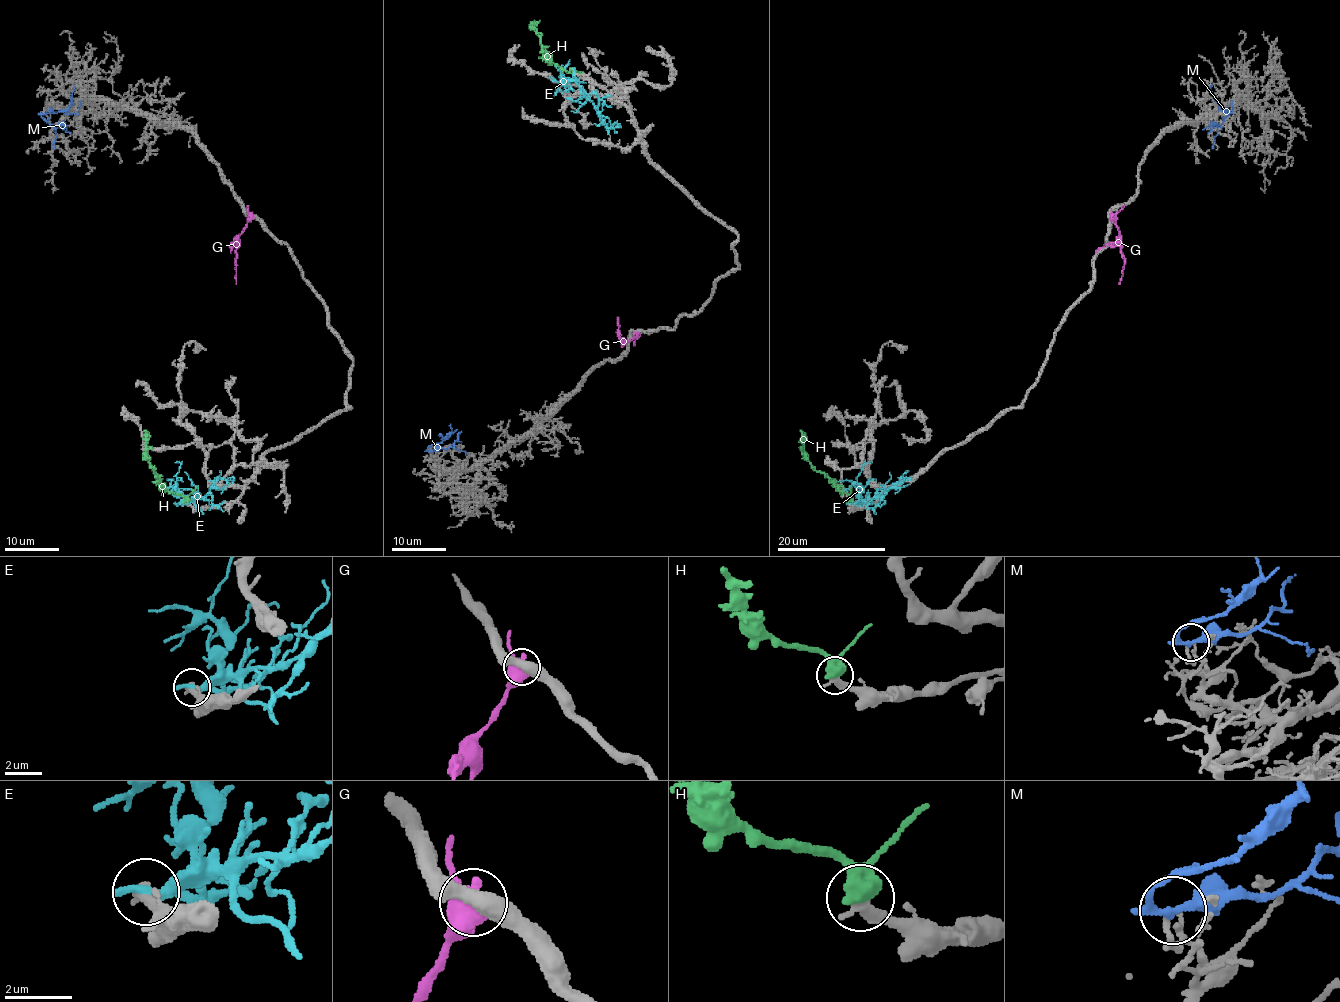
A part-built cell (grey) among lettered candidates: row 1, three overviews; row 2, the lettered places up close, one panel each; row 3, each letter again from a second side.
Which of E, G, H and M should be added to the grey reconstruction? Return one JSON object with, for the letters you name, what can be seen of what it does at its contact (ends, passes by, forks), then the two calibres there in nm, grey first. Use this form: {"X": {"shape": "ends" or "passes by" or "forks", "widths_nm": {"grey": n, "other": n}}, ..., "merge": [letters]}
{"H": {"shape": "passes by", "widths_nm": {"grey": 440, "other": 550}}, "merge": ["H"]}

